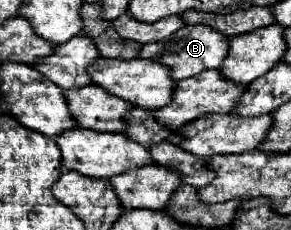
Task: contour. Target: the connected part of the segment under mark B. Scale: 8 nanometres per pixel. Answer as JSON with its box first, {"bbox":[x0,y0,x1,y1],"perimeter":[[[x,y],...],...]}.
{"bbox":[140,25,230,81],"perimeter":[[[184,25],[172,37],[144,45],[140,51],[140,57],[154,59],[158,63],[168,65],[176,81],[194,77],[196,73],[202,73],[206,69],[220,69],[220,65],[224,63],[224,57],[228,57],[230,37],[220,37],[220,33],[214,33],[214,31],[216,29],[208,29],[208,25]]]}

